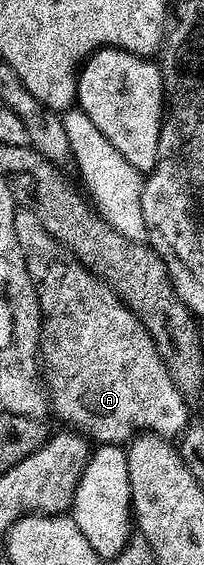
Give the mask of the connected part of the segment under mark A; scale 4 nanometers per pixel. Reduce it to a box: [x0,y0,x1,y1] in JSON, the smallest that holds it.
[16,208,188,445]

